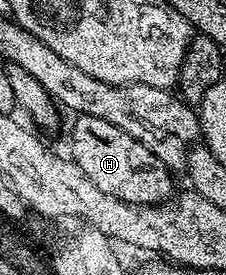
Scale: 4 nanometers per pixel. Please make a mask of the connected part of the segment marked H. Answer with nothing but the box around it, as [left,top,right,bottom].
[69,115,173,204]

